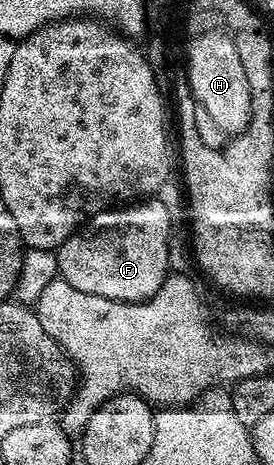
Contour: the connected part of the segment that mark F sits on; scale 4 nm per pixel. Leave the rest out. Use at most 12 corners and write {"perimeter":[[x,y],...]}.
{"perimeter":[[156,199],[95,214],[56,250],[60,280],[146,301],[171,273]]}

